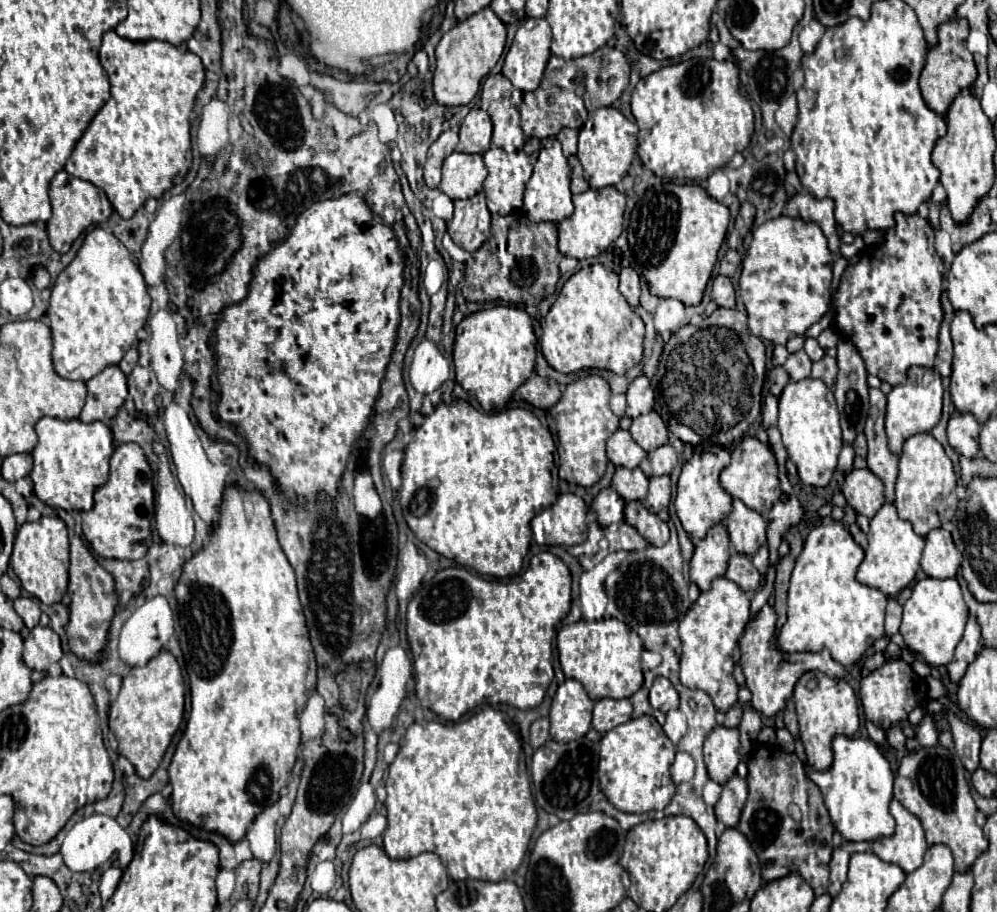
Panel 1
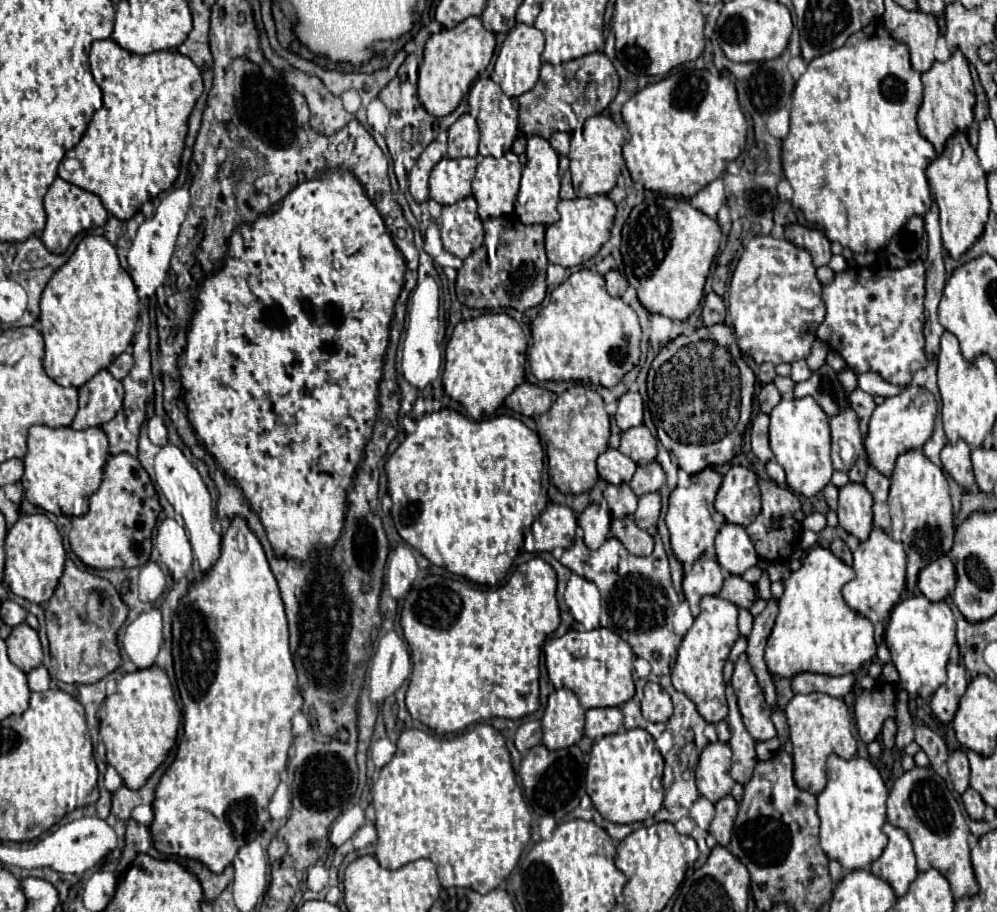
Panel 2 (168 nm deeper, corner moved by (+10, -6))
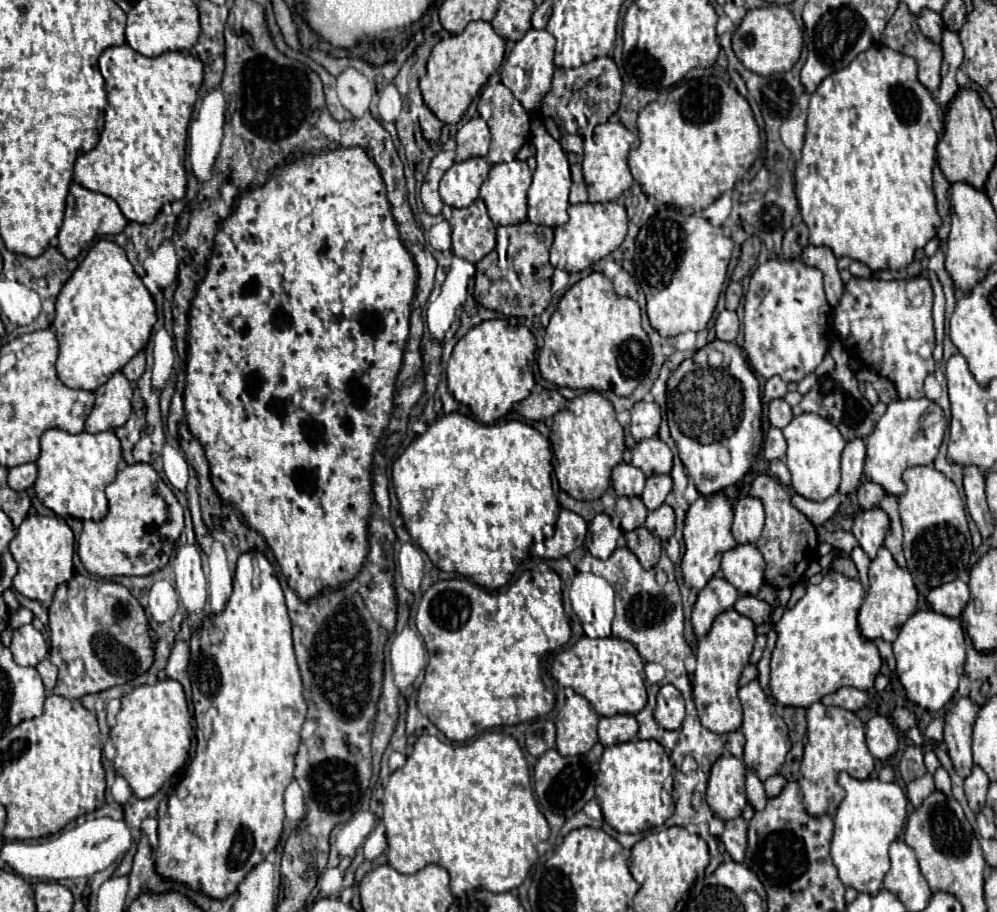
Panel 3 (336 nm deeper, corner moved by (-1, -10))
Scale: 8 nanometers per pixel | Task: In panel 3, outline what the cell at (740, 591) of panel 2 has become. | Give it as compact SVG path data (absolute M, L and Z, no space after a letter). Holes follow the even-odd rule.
M742 595L742 597L736 601L734 609L736 609L740 615L744 615L744 617L752 619L756 625L770 623L772 607L770 607L766 601L760 601L758 597L752 597L752 595Z

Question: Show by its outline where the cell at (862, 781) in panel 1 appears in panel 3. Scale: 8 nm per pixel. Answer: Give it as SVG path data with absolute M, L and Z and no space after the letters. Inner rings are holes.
M840 773L838 783L844 787L846 797L834 817L832 861L838 869L838 877L844 887L854 887L858 893L876 895L882 889L882 879L890 869L888 847L900 837L906 823L908 799L896 783L882 783L880 779L858 781L848 773Z

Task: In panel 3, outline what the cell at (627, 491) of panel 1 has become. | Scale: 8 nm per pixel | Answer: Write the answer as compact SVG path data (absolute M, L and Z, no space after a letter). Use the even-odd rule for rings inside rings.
M618 497L616 501L616 515L620 519L620 529L624 533L642 527L646 521L646 513L648 511L640 497Z

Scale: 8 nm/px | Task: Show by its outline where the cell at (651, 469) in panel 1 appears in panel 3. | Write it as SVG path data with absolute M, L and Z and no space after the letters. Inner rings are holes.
M652 475L652 477L648 477L644 493L642 493L642 501L644 501L646 509L648 511L658 509L664 503L664 499L670 491L672 491L670 475Z

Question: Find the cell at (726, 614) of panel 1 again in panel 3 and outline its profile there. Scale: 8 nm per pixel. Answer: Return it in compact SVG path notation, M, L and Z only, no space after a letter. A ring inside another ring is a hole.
M730 609L730 611L720 613L714 619L712 629L698 643L698 649L696 649L698 667L694 671L694 681L692 681L694 701L696 701L700 723L706 729L714 731L714 733L732 733L732 731L738 731L740 725L742 725L742 705L738 701L738 679L740 679L744 667L750 663L754 639L756 639L756 627L754 627L754 623L750 623L750 619L746 619L744 615L738 615L734 609Z

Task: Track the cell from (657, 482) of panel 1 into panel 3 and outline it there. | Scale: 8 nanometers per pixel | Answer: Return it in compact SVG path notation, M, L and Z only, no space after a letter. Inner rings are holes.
M662 505L656 511L648 513L646 529L658 539L670 539L674 535L674 511L670 505Z

